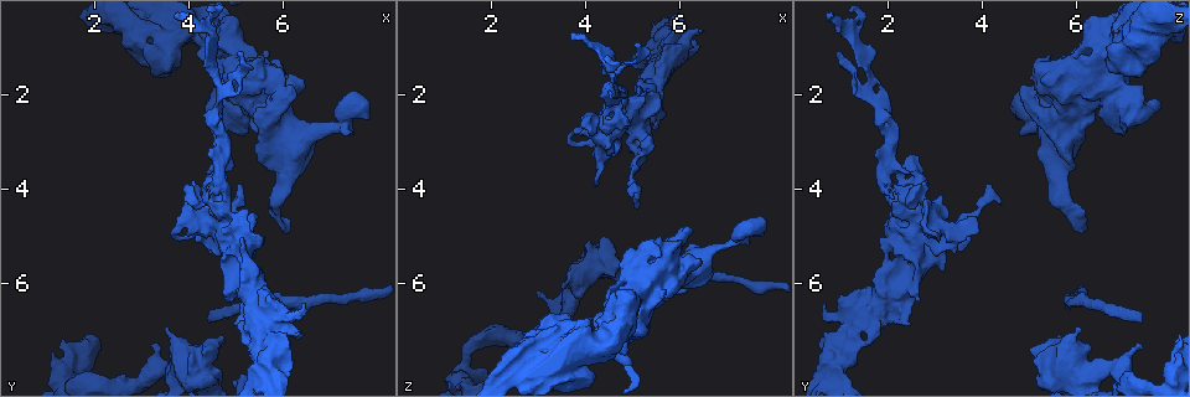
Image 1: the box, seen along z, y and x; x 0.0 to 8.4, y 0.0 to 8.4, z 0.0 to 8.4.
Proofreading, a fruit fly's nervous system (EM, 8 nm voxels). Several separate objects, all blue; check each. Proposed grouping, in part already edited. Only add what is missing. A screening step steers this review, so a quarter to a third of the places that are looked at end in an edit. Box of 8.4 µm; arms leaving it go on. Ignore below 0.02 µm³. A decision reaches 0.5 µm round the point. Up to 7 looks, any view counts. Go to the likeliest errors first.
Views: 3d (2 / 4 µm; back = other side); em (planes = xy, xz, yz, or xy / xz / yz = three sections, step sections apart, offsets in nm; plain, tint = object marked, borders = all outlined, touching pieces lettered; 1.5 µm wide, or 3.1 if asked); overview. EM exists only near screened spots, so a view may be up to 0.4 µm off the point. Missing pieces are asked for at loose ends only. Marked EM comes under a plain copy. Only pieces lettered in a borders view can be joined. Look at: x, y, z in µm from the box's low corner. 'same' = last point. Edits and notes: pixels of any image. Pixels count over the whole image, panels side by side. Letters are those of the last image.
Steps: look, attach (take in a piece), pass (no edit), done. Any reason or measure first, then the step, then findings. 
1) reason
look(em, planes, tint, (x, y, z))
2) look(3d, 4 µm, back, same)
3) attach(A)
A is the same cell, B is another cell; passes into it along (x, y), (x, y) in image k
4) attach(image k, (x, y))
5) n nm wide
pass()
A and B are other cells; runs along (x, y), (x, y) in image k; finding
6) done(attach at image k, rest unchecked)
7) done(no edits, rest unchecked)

free end
look(3d, 4 µm, (4.40, 6.80, 7.35))

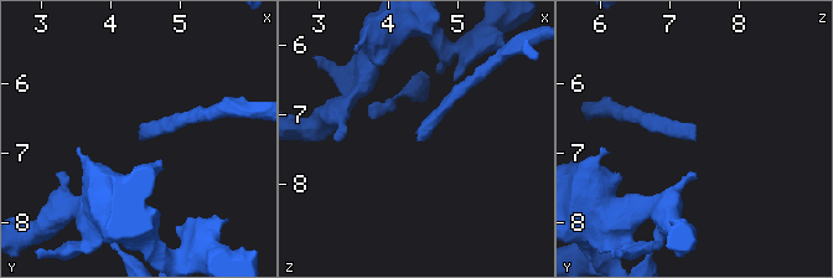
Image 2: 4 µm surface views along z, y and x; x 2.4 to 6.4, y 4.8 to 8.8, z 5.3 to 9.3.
shape alone is not enough
look(em, planes, borders, (4.45, 6.80, 7.40))

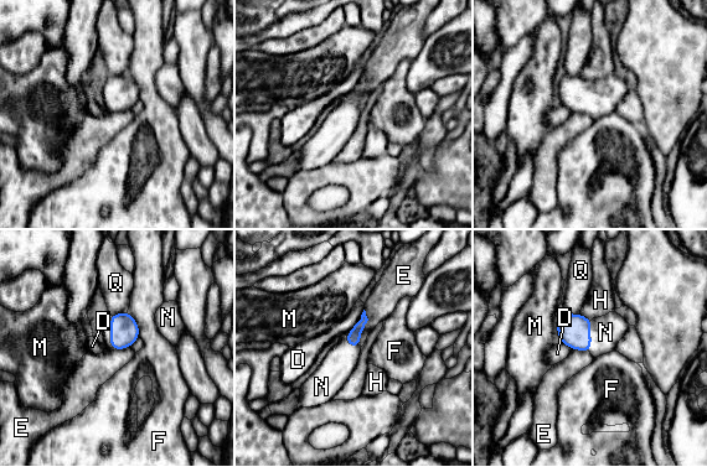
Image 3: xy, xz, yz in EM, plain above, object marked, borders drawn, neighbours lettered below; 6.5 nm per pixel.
attach(image 3, (605, 332))
N is the same cell, D, E, F, H, M and Q are other cells; passes into it along (574, 330), (589, 336), (605, 332) in image 3; it goes on there

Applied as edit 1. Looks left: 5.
thick end
look(3d, 2 µm, (5.85, 2.55, 5.10))

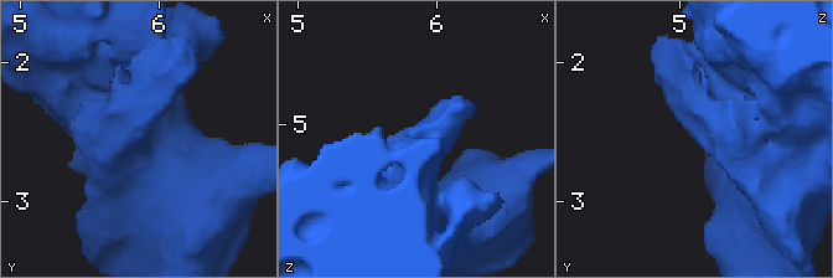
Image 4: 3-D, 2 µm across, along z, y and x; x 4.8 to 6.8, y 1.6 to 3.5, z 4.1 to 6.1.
look(em, planes, borders, (5.86, 2.52, 5.08))

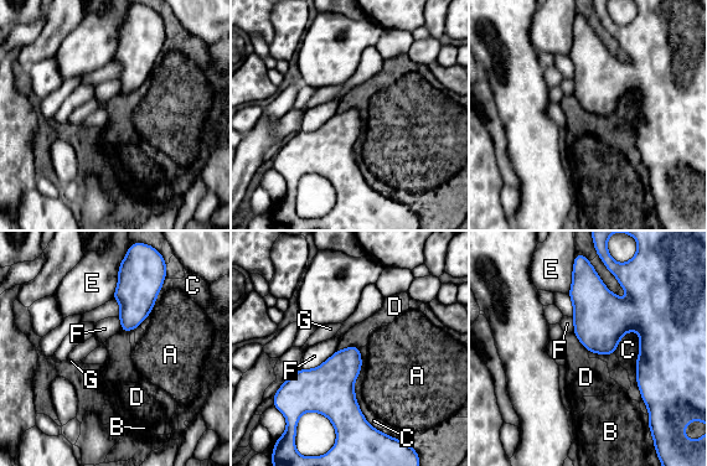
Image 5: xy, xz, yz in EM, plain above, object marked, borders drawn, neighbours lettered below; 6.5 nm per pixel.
C touches over 550 nm
pass()
A, B, C, D, E, F and G are other cells; border along (359, 346), (347, 346), (339, 350) in image 5; none of them fits

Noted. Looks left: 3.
done(attach at image 3, rest unchecked)

